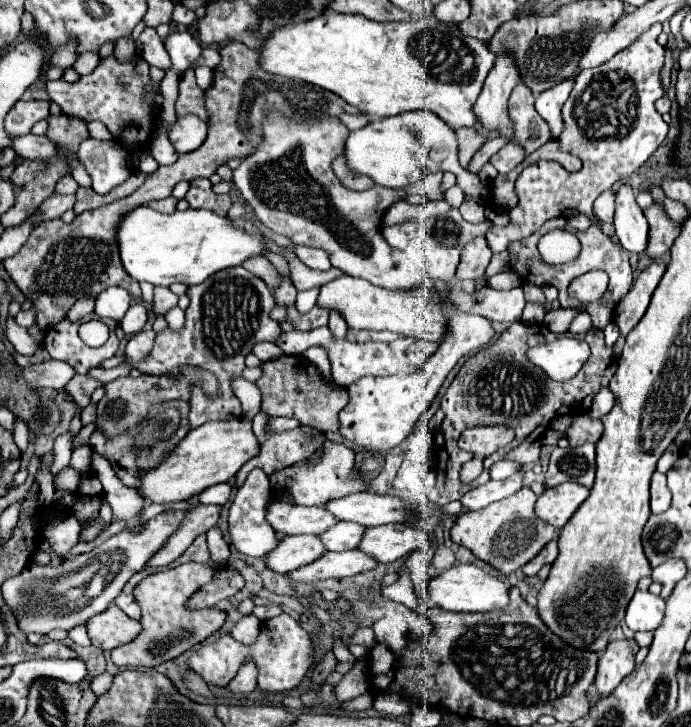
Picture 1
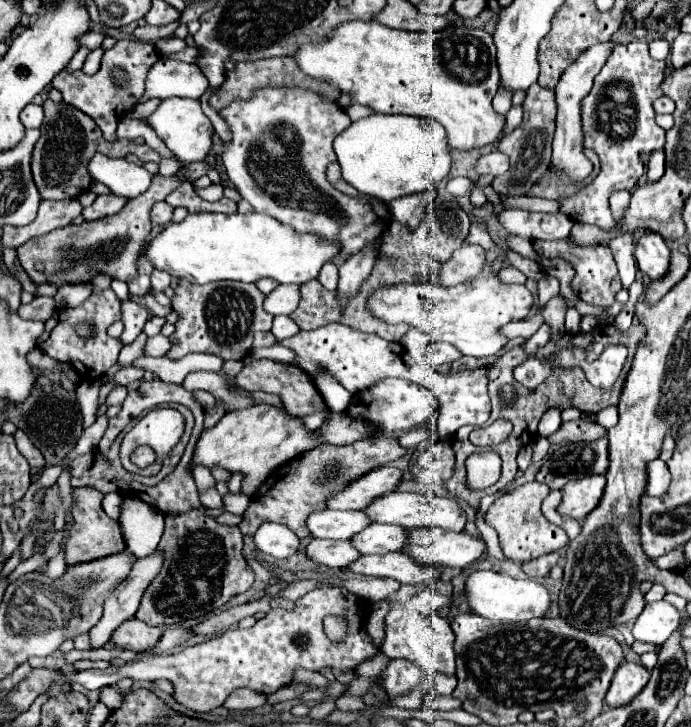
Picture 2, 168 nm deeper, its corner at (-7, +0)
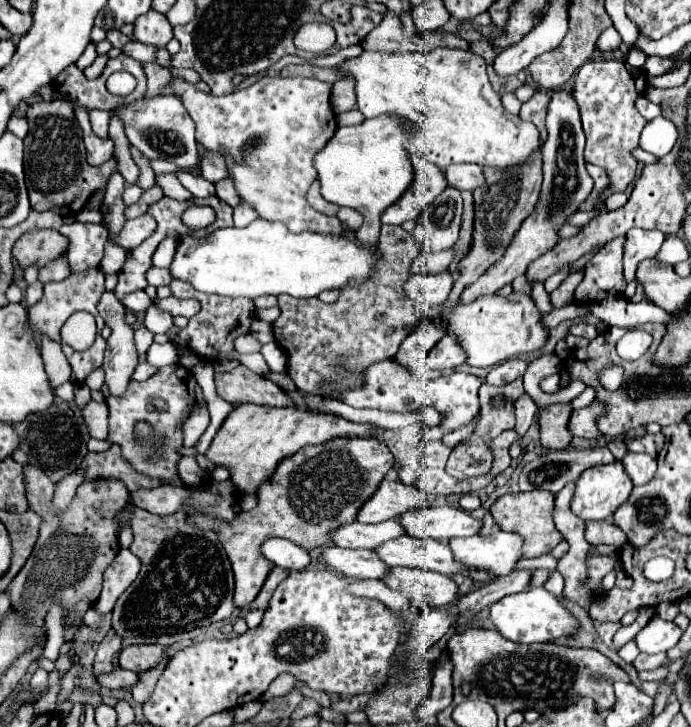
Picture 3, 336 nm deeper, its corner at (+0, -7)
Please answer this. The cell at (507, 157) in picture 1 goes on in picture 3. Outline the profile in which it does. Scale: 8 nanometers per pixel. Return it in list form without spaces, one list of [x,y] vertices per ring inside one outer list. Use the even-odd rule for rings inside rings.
[[[471,163],[445,167],[445,179],[449,181],[451,187],[455,187],[459,191],[473,191],[473,189],[481,187],[481,183],[485,183],[483,169],[479,165],[471,165]]]

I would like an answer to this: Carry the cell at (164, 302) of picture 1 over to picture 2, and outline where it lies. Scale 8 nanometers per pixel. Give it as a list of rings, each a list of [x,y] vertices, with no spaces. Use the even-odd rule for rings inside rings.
[[[154,270],[152,272],[152,290],[164,292],[168,286],[170,286],[170,274],[168,272],[160,272],[160,270]]]

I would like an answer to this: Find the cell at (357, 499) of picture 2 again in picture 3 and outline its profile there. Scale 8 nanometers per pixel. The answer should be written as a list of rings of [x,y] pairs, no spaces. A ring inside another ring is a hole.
[[[383,481],[375,491],[375,495],[357,513],[357,521],[381,523],[381,521],[397,519],[407,511],[423,509],[427,505],[429,505],[427,495],[421,493],[415,485],[403,485],[401,481],[395,483]]]

